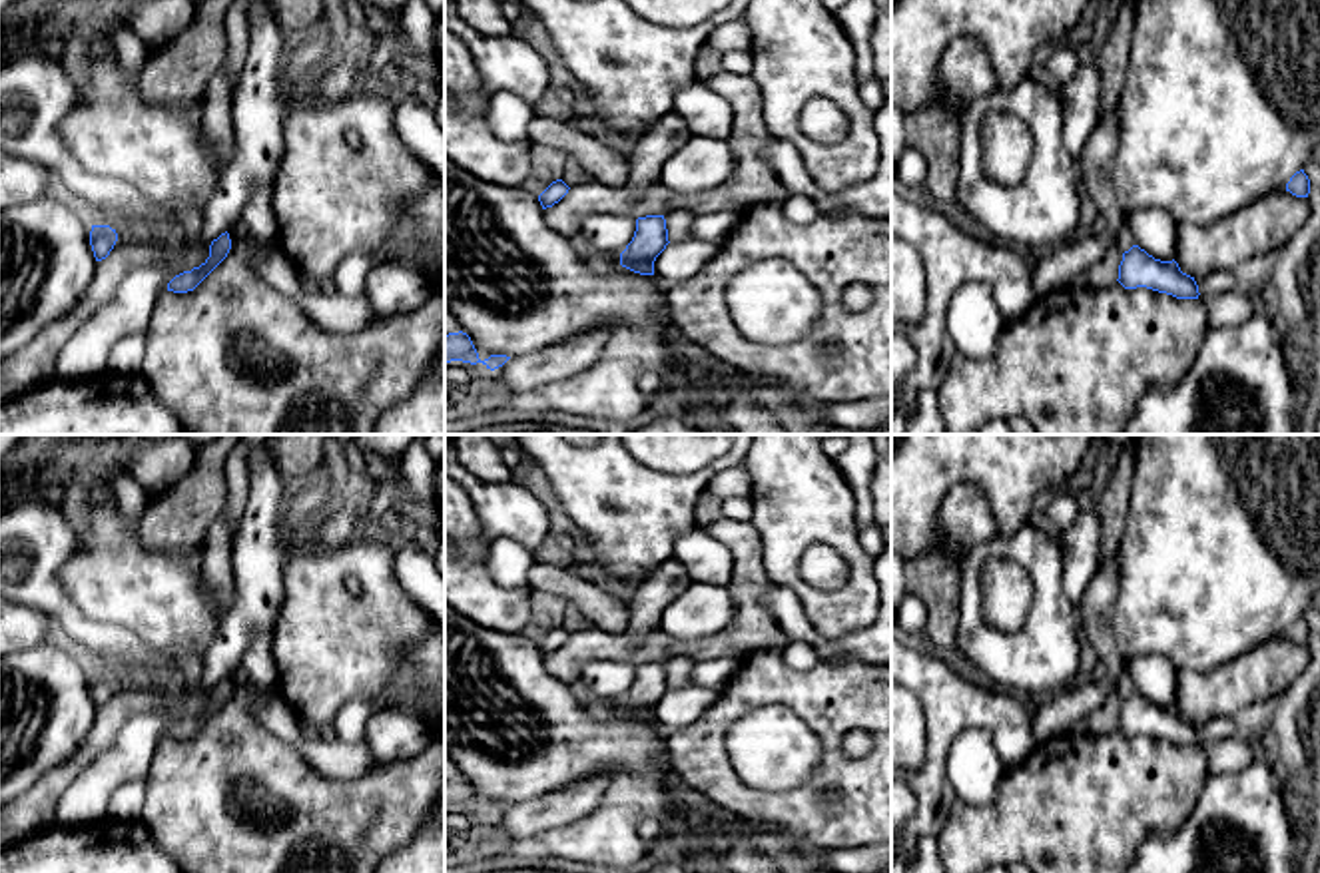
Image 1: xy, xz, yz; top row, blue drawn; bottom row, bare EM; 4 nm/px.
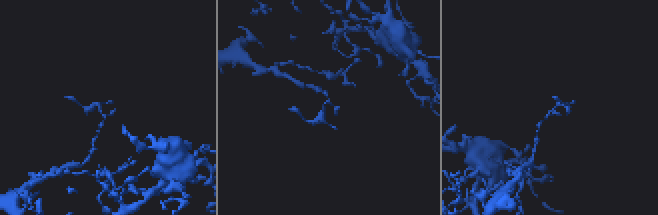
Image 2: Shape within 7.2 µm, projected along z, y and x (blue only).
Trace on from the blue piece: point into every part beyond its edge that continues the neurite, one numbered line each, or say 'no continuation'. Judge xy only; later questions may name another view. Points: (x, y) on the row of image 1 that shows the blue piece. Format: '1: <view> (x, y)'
no continuation

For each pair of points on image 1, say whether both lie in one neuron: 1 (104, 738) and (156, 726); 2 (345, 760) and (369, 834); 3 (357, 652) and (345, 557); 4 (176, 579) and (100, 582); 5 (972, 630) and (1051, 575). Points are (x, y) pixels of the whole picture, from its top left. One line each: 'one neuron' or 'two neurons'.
1: two neurons
2: two neurons
3: one neuron
4: one neuron
5: one neuron

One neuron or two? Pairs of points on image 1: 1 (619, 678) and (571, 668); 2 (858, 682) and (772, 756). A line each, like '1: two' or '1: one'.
1: two
2: two

